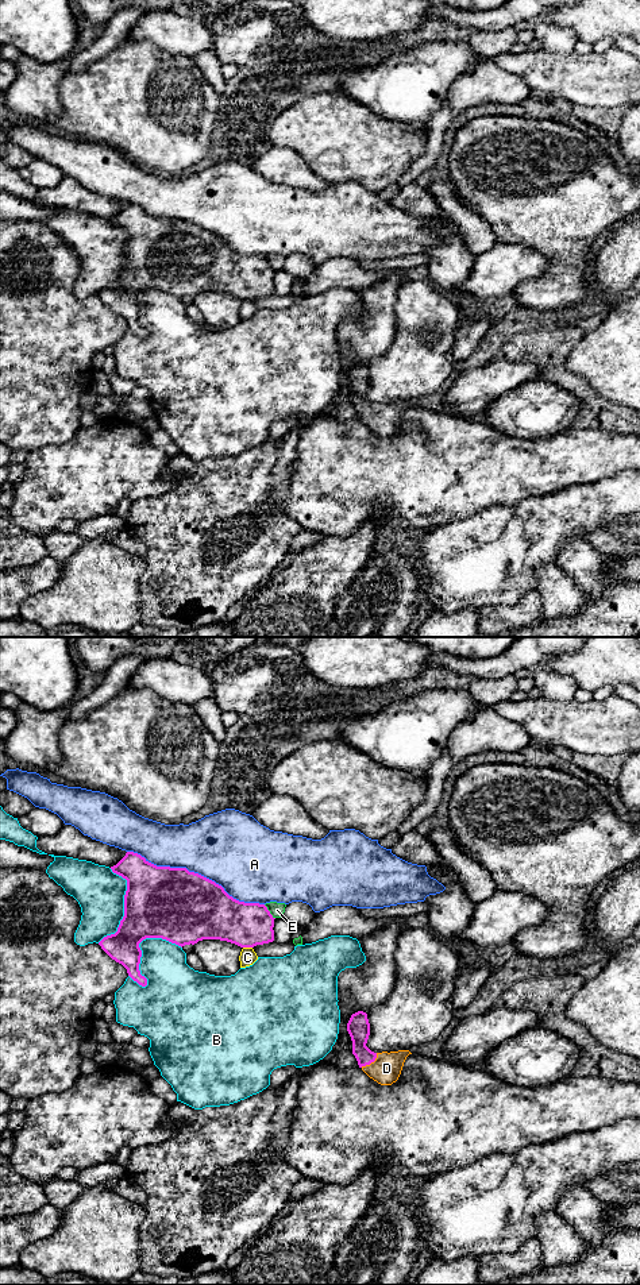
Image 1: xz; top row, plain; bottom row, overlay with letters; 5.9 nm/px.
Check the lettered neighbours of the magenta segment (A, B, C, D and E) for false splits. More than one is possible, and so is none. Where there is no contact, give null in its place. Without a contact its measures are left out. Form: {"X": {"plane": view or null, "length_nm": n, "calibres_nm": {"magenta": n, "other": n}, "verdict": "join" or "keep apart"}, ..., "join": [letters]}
{"A": {"plane": "xz", "length_nm": 900, "calibres_nm": {"magenta": 440, "other": 440}, "verdict": "keep apart"}, "B": {"plane": "xz", "length_nm": 360, "calibres_nm": {"magenta": 320, "other": 280}, "verdict": "keep apart"}, "C": {"plane": "xz", "length_nm": 60, "calibres_nm": {"magenta": 280, "other": 100}, "verdict": "keep apart"}, "D": {"plane": "xz", "length_nm": 130, "calibres_nm": {"magenta": 140, "other": 170}, "verdict": "join"}, "E": {"plane": "xz", "length_nm": 110, "calibres_nm": {"magenta": 260, "other": 90}, "verdict": "keep apart"}, "join": ["D"]}

